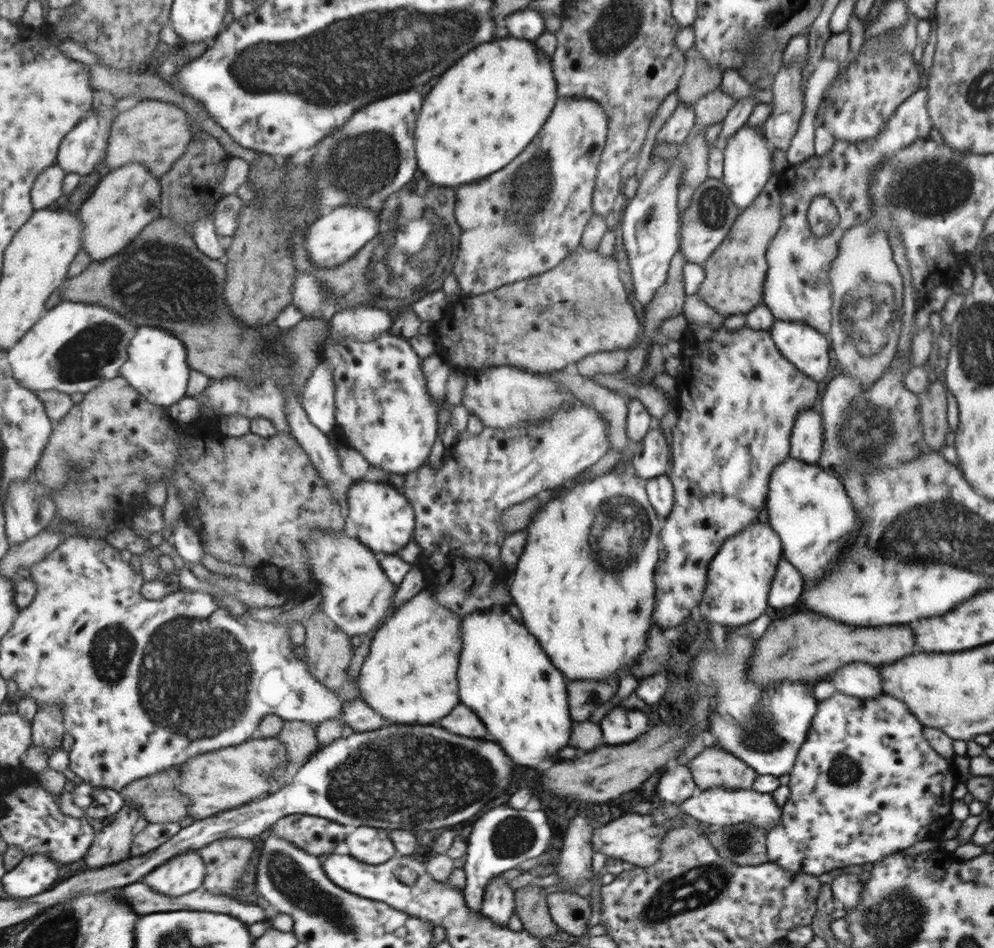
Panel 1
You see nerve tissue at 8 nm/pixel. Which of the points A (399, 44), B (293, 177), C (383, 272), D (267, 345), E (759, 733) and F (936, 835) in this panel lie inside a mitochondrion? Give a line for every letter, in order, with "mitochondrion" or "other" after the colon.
A: mitochondrion
B: mitochondrion
C: mitochondrion
D: mitochondrion
E: mitochondrion
F: other

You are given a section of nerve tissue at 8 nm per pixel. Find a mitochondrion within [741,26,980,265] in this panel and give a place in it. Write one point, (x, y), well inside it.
(933, 187)

